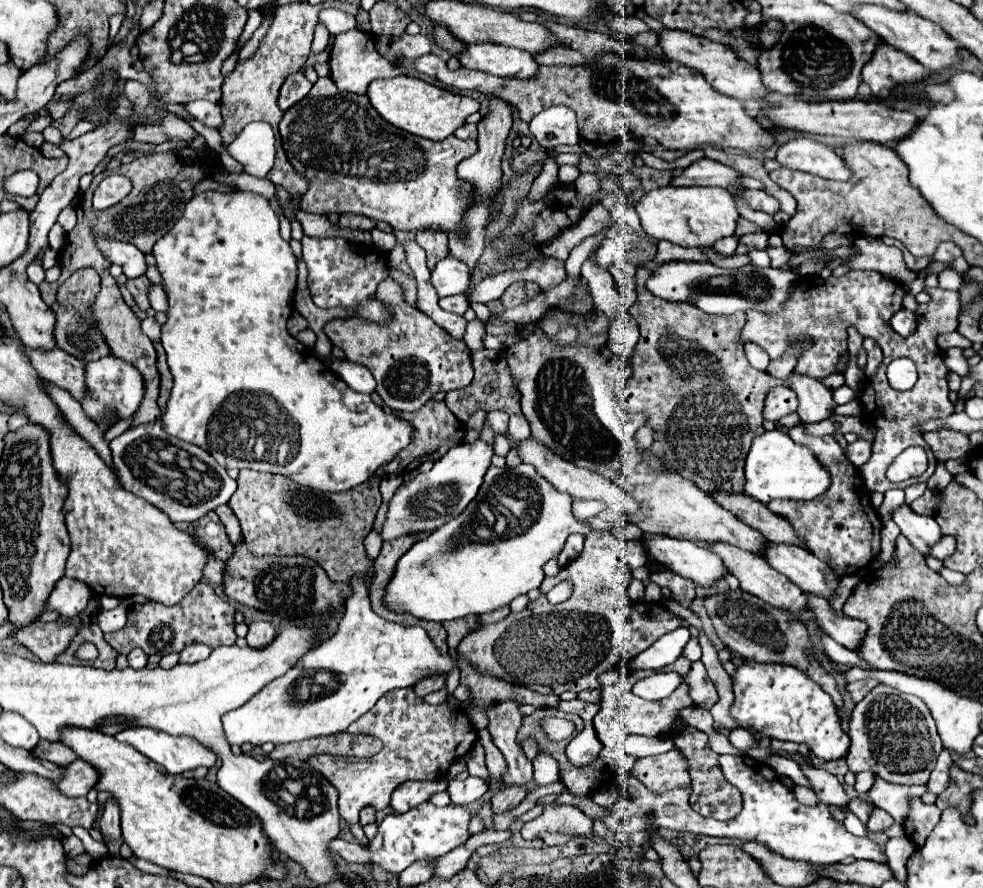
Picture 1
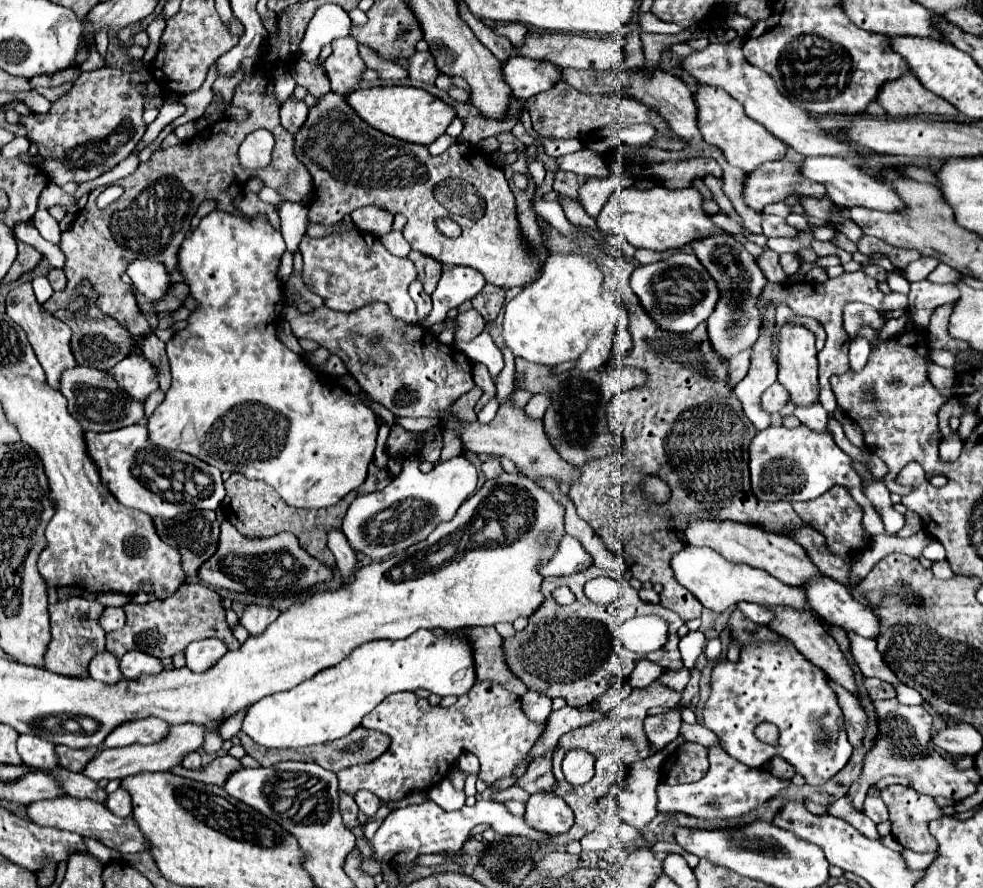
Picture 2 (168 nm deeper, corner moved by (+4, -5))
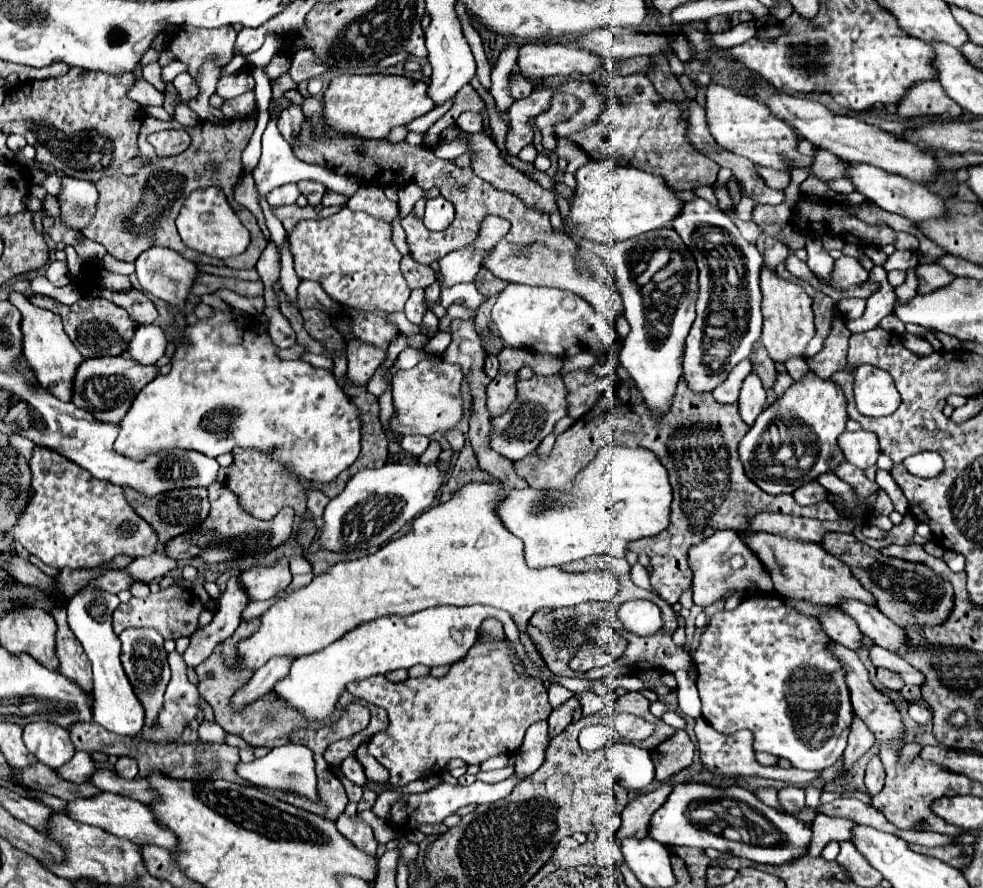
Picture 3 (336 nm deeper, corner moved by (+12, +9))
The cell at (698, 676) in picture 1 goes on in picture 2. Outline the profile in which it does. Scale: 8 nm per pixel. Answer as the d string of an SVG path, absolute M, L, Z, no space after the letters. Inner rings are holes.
M680 703L674 711L668 711L666 715L656 715L656 717L646 717L644 721L644 731L648 733L648 741L650 747L654 751L664 749L672 739L678 737L680 733L680 725L682 725L682 715L680 709L684 705Z

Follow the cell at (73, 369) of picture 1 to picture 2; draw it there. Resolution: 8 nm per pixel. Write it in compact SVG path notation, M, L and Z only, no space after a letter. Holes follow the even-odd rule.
M90 367L66 369L60 377L60 393L68 399L68 411L82 425L84 431L94 431L94 433L116 431L140 423L144 419L142 403L136 403L132 397L124 395L124 391L120 391L116 381L108 373Z

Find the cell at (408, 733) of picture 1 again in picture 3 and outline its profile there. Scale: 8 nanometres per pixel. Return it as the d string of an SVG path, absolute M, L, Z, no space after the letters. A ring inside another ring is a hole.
M478 633L476 643L466 653L466 657L462 661L456 661L450 667L450 671L440 679L420 677L420 679L402 681L402 683L392 683L384 675L372 675L368 679L348 683L348 691L358 699L364 699L388 711L390 725L386 731L380 731L370 739L368 753L374 755L378 763L382 763L388 769L390 773L388 785L392 787L408 785L410 781L416 781L422 777L440 775L444 773L446 763L454 757L462 759L468 765L480 765L488 757L516 753L516 749L520 749L522 745L526 729L536 721L548 719L552 711L548 703L548 693L542 681L530 675L516 673L508 641L486 637L484 633Z

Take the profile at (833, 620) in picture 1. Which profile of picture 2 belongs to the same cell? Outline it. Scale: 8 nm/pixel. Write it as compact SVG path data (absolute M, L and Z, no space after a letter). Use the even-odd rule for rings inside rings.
M846 631L846 635L850 639L850 653L854 657L854 663L858 665L864 677L878 677L888 683L898 683L896 675L892 675L892 671L884 667L884 661L880 659L874 639L864 639L854 631Z

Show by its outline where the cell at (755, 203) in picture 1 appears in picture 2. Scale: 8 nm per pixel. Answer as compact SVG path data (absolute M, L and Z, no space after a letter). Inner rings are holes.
M782 201L780 203L772 203L772 205L766 205L764 207L764 213L772 213L772 215L780 215L780 217L786 217L788 213L804 213L802 205L796 205L796 207L788 207L784 205Z

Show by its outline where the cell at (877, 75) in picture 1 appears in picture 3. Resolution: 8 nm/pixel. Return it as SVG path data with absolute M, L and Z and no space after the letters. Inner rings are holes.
M926 81L908 89L904 103L898 105L898 115L902 119L926 117L926 115L932 115L932 117L950 115L954 119L954 117L960 117L962 113L964 113L962 107L944 93L938 81L932 81L932 83Z

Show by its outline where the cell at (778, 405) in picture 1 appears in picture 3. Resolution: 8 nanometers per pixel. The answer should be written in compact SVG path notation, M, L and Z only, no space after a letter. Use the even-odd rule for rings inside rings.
M764 347L756 349L756 353L750 355L750 363L752 363L752 373L756 373L762 379L764 389L770 389L772 383L776 381L776 367L774 361L768 357L766 349Z

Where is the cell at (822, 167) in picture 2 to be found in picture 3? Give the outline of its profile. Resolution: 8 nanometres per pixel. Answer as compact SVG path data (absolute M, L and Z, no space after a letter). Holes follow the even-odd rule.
M848 163L846 173L848 173L848 179L854 183L856 191L860 191L866 199L876 203L884 211L898 213L916 223L928 221L928 219L940 219L940 217L948 215L948 209L946 209L946 203L942 197L938 197L936 193L932 193L928 187L924 187L920 183L908 181L906 177L900 177L894 173L884 173L882 169L876 169L872 165L856 165L856 163Z

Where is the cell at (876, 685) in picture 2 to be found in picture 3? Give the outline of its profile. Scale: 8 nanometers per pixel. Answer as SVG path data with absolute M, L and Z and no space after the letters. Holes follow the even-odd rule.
M878 669L878 681L886 687L886 689L890 689L890 691L900 691L902 687L904 687L904 681L896 675L896 673L892 673L892 671L888 671L888 669Z

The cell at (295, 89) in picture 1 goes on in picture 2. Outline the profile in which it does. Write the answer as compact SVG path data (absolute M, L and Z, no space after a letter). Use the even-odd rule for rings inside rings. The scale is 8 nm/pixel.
M288 97L282 107L280 107L280 119L282 125L290 131L296 133L296 127L300 127L300 123L304 123L304 115L308 115L308 105L302 99L294 99Z

